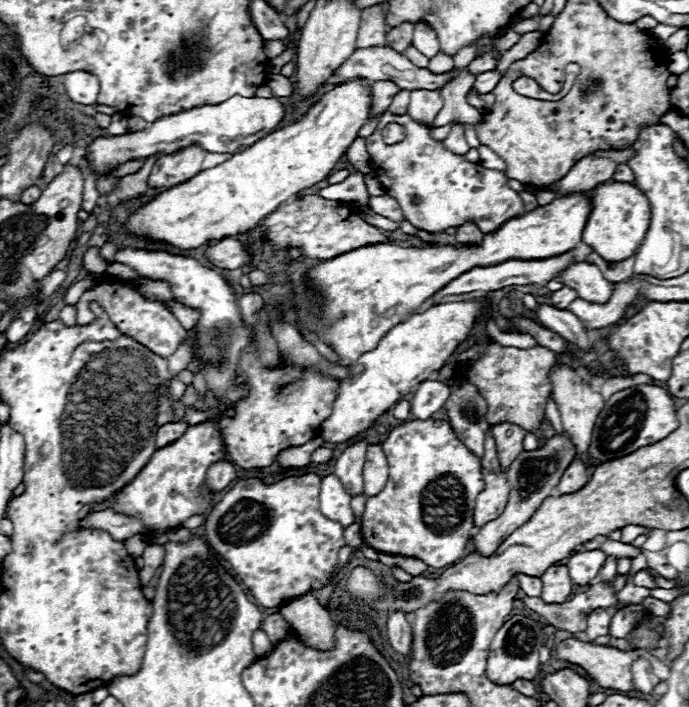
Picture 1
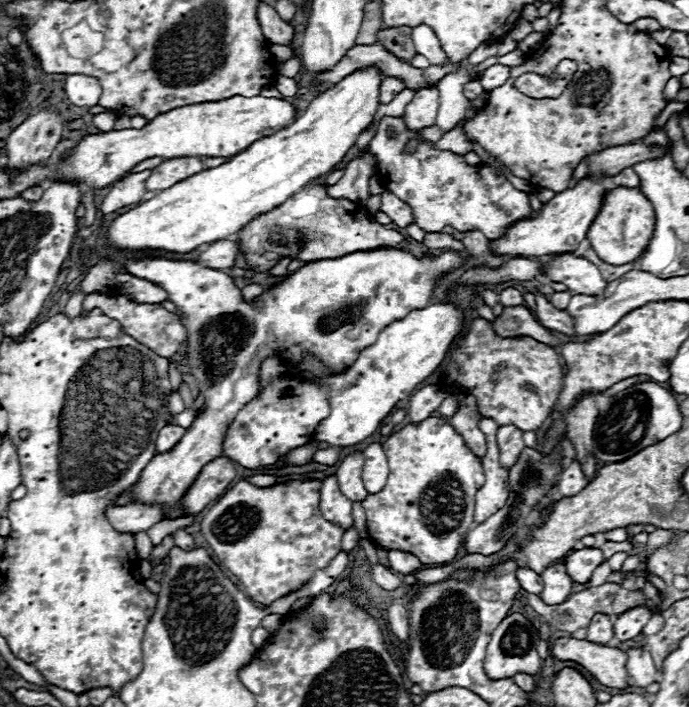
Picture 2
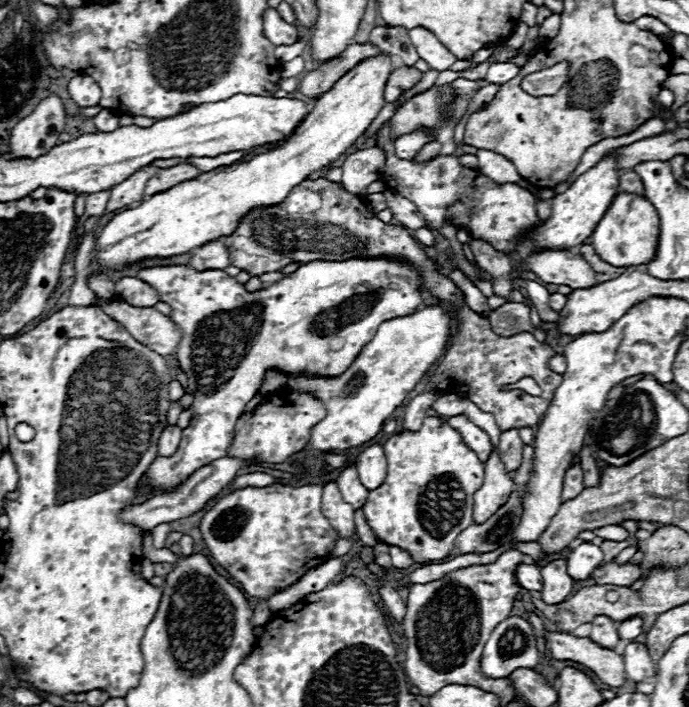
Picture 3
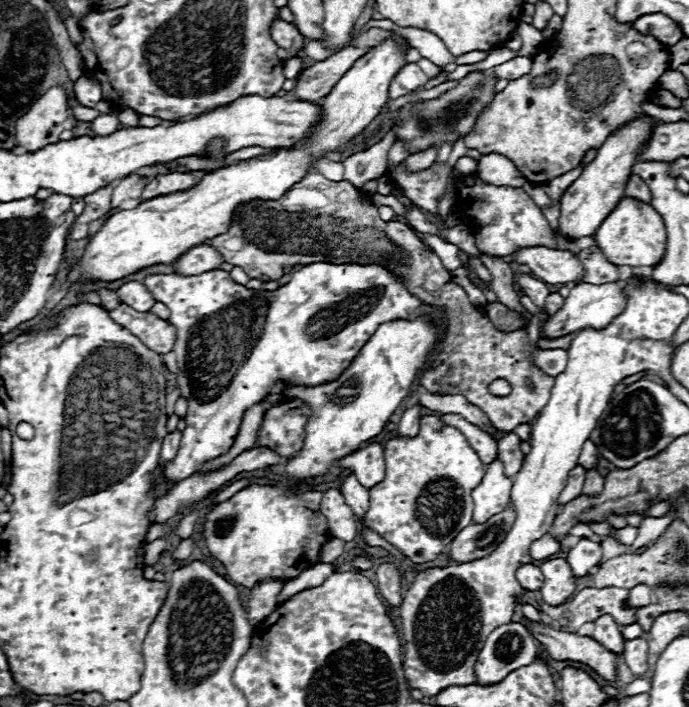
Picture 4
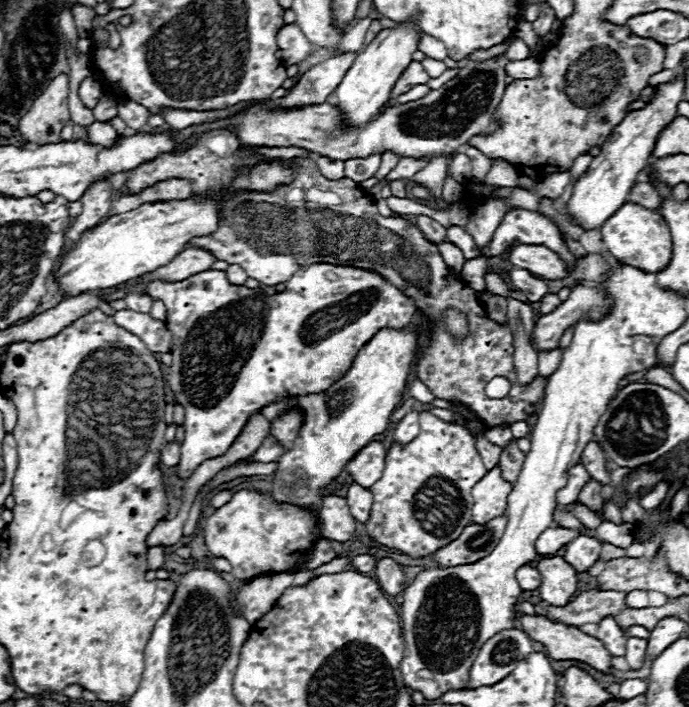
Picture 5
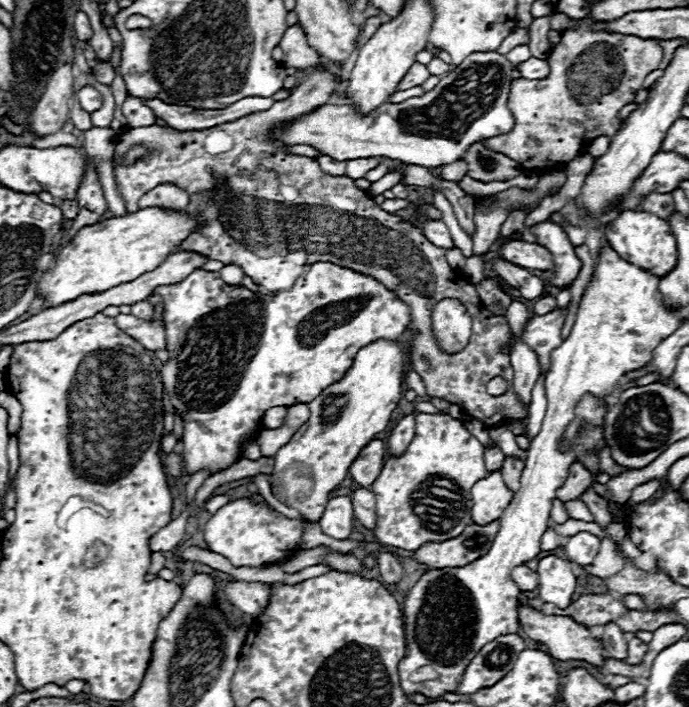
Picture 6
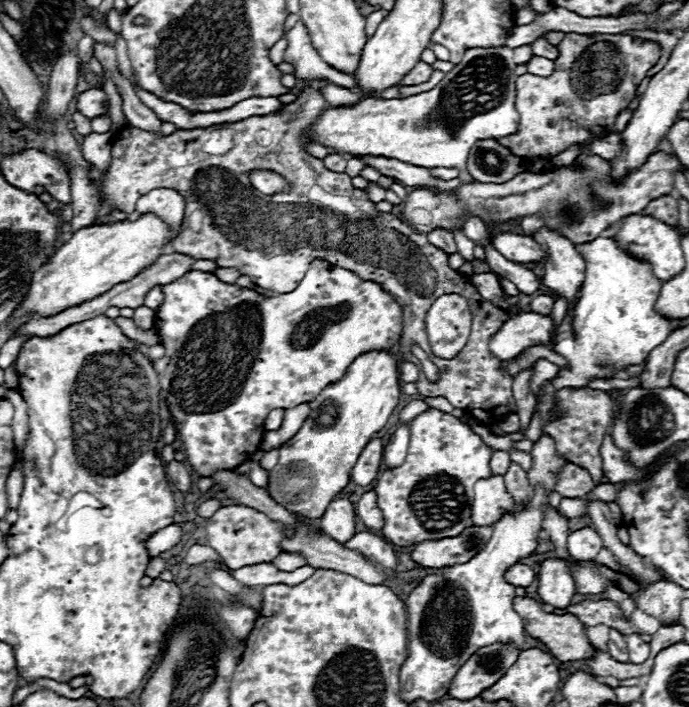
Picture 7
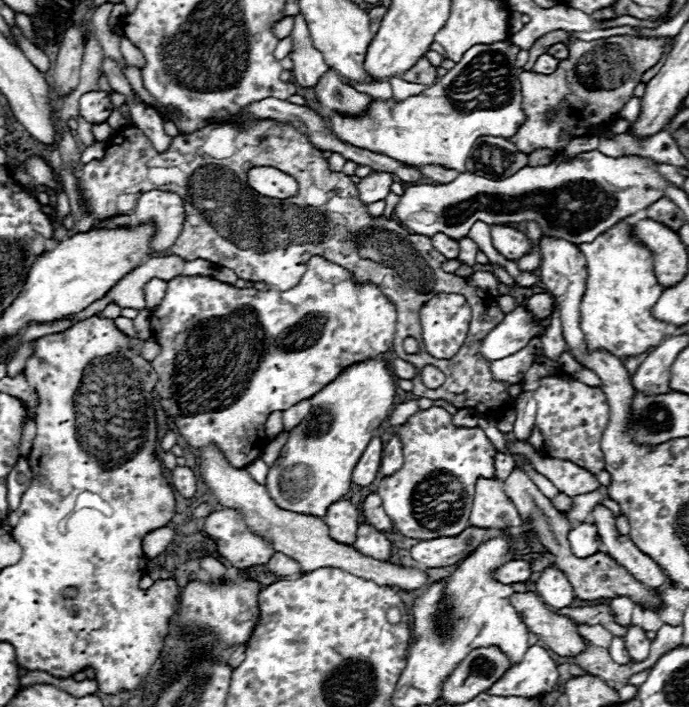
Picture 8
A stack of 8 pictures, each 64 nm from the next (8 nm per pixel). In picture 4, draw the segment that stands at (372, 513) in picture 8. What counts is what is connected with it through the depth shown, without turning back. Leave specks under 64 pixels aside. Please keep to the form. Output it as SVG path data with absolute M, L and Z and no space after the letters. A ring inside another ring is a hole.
M350 474L344 484L342 484L342 496L346 500L346 504L352 508L352 512L358 516L358 518L364 518L368 506L370 506L370 492L368 488L364 488L356 478L354 474Z

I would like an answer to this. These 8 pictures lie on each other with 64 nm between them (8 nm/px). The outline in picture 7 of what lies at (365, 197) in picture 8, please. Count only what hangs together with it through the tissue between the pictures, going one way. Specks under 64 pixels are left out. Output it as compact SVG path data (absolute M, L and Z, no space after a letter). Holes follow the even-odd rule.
M368 182L368 186L364 188L364 192L368 194L368 198L370 198L372 202L380 202L380 200L384 200L384 194L386 194L386 188L378 186L378 182Z

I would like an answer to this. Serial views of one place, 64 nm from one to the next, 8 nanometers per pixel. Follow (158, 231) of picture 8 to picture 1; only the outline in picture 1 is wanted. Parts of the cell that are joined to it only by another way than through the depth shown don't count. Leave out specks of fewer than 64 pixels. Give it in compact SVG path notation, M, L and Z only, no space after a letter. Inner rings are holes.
M198 146L182 148L174 154L160 154L148 178L150 188L170 188L184 180L190 180L202 170L202 160L206 152Z

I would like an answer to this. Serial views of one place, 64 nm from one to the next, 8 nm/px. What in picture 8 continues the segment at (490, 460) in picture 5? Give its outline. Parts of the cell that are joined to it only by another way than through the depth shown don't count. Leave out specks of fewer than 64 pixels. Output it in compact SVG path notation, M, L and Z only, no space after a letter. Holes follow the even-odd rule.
M496 454L496 476L498 480L506 480L514 470L514 458L510 454Z

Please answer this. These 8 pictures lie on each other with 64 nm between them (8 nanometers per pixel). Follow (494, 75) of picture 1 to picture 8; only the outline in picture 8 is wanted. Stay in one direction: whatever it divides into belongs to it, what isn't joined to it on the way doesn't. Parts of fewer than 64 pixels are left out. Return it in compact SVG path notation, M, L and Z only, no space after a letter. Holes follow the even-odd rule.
M542 54L538 60L536 60L536 64L534 64L534 72L538 72L538 74L552 74L556 68L558 68L558 58L554 58L554 56L550 56L550 54Z

